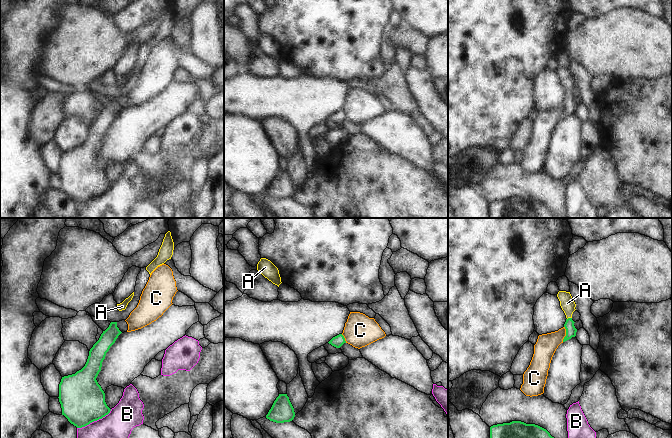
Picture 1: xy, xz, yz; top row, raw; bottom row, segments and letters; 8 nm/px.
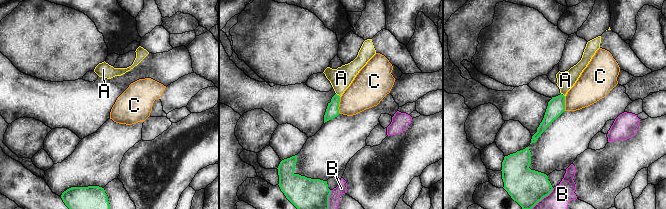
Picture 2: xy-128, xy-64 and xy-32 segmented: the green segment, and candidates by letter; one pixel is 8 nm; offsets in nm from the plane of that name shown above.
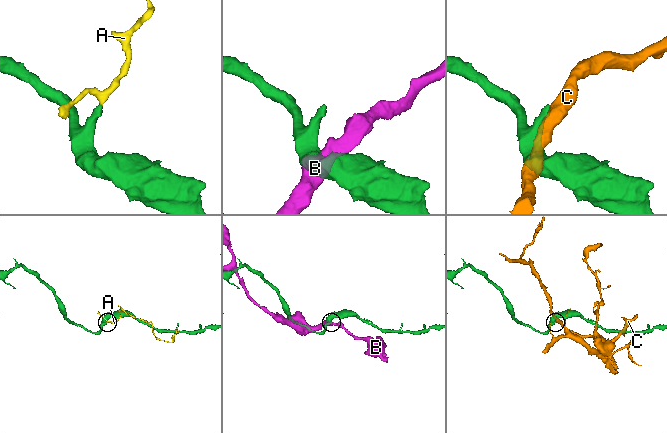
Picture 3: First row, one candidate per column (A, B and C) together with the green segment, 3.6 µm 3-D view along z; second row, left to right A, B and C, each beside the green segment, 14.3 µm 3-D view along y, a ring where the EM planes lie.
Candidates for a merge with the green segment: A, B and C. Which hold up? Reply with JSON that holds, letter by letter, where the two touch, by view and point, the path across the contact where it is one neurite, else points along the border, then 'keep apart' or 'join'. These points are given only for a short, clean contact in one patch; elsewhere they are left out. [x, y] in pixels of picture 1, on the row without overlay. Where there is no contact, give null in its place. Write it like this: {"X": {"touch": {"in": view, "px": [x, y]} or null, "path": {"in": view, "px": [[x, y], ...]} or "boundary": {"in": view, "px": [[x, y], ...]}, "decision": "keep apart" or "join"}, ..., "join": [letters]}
{"A": {"touch": {"in": "yz", "px": [569, 94]}, "path": {"in": "yz", "px": [[571, 107], [569, 94], [567, 79]]}, "decision": "join"}, "B": {"touch": {"in": "xy", "px": [94, 196]}, "boundary": {"in": "xy", "px": [[111, 185], [101, 194], [77, 204]]}, "decision": "keep apart"}, "C": {"touch": {"in": "yz", "px": [566, 110]}, "decision": "keep apart"}, "join": ["A"]}

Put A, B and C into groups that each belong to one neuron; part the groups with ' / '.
A / B / C

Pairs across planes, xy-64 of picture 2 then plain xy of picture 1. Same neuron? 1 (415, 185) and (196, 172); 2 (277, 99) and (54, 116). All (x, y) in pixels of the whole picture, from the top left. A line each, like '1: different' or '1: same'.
1: same
2: different

